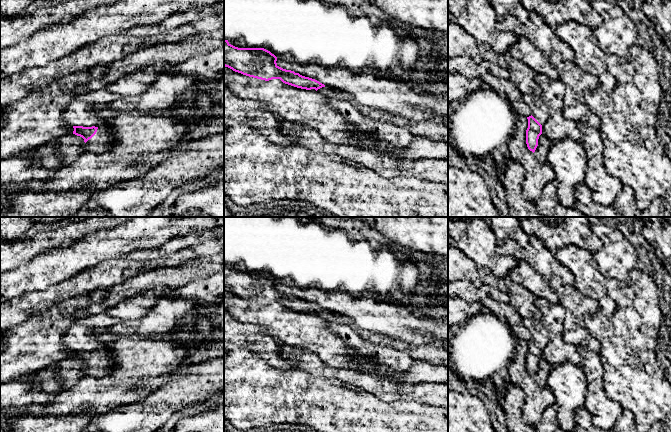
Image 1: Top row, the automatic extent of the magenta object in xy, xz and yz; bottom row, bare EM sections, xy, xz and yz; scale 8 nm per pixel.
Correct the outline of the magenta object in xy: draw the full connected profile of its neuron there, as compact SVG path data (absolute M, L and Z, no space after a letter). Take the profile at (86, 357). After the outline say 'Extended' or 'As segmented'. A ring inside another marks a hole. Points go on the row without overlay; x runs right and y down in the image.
M73 350L73 358L84 363L84 370L88 376L103 377L113 368L113 358L105 352Z. Extended

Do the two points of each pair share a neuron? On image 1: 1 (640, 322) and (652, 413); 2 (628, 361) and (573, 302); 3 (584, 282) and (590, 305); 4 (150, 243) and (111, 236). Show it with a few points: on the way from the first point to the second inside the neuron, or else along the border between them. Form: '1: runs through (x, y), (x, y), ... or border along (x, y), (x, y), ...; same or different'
1: runs through (641, 345), (642, 387), (644, 390); same
2: border along (598, 310), (585, 312), (582, 315); different
3: border along (574, 285), (581, 293), (594, 300); different
4: runs through (140, 236), (121, 236); same

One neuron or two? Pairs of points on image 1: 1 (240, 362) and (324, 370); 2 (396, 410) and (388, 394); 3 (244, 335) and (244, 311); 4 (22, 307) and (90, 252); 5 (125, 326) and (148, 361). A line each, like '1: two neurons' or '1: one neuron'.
1: two neurons
2: two neurons
3: two neurons
4: two neurons
5: two neurons

